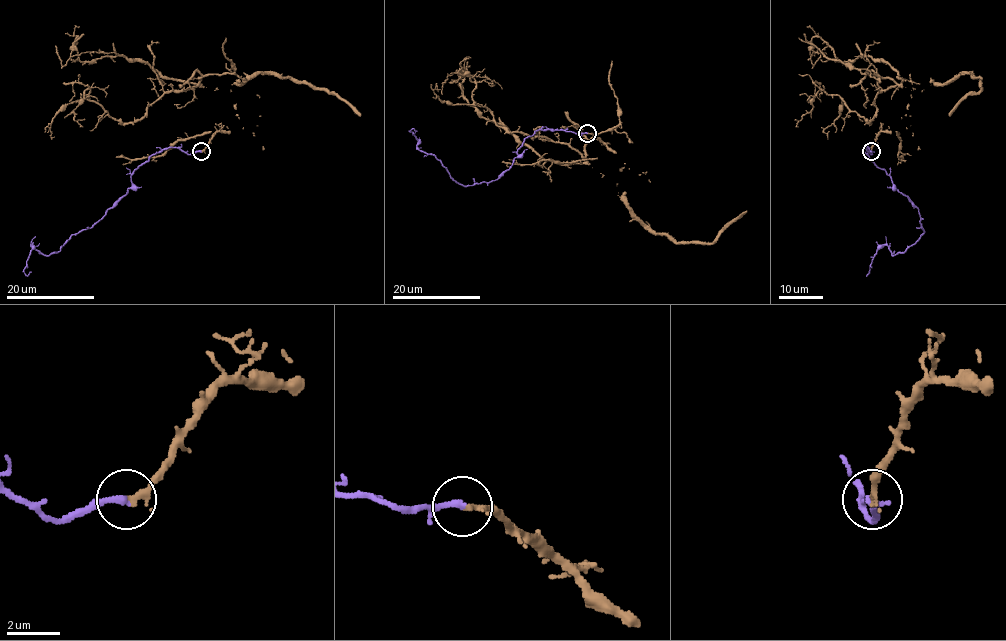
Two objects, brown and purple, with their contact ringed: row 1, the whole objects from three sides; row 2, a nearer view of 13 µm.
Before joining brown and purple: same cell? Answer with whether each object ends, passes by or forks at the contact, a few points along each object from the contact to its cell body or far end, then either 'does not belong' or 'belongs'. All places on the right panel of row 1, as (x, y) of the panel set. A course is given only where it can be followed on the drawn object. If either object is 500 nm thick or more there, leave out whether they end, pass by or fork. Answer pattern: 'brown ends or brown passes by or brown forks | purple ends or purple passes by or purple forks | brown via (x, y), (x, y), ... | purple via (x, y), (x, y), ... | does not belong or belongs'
brown ends | purple ends | brown via (871, 151), (921, 91), (902, 87), (882, 60), (838, 61), (813, 37), (810, 55), (826, 53) | purple via (871, 151), (868, 147), (867, 155), (917, 207), (923, 232), (893, 255), (882, 244), (869, 272) | belongs

